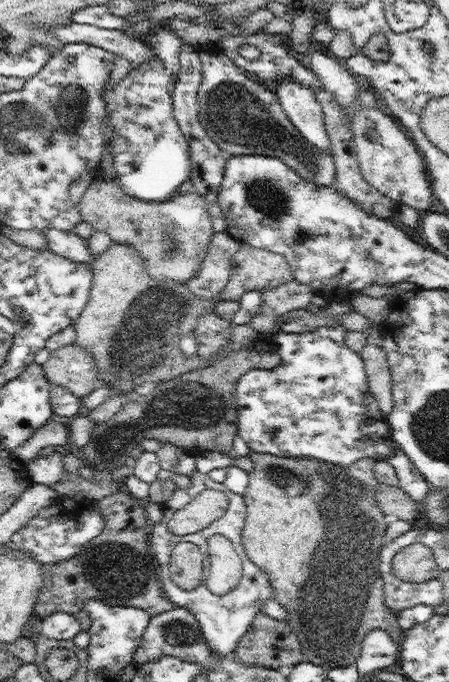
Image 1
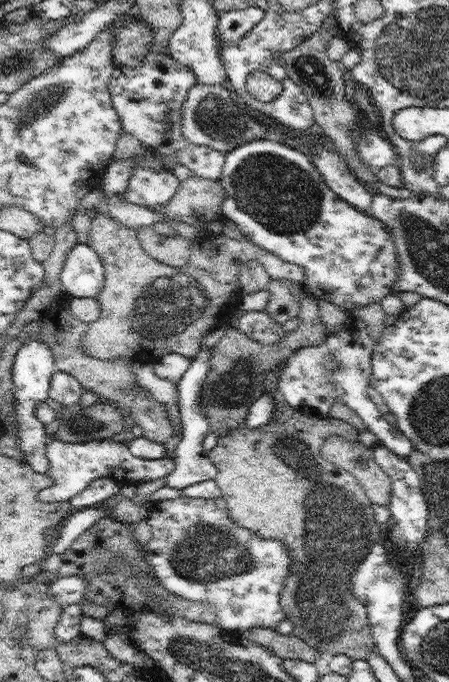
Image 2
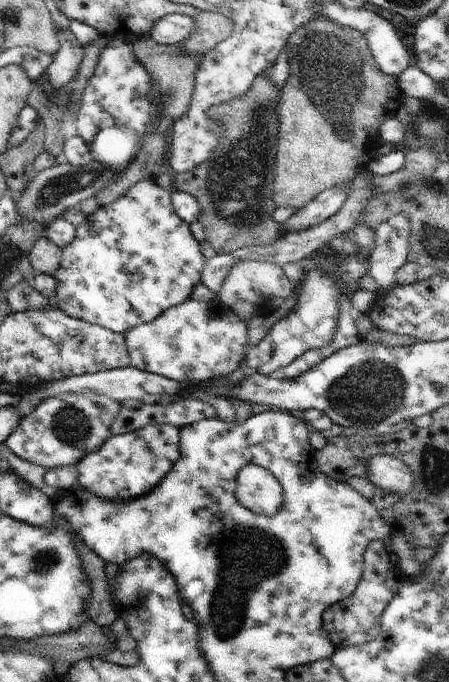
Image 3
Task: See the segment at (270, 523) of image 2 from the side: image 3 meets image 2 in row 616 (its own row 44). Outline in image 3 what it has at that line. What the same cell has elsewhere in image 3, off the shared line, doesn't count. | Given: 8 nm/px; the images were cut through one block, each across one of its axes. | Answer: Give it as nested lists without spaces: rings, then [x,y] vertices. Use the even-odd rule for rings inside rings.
[[[314,18],[312,22],[300,26],[300,28],[288,38],[285,49],[289,56],[288,65],[290,66],[290,77],[281,87],[278,100],[278,147],[274,166],[275,180],[272,188],[272,200],[274,200],[276,207],[294,206],[294,208],[302,209],[328,188],[338,186],[338,184],[344,184],[346,180],[352,180],[352,178],[355,178],[359,173],[365,172],[368,169],[369,163],[379,156],[379,149],[383,146],[378,128],[380,128],[386,120],[396,118],[402,98],[397,86],[397,78],[384,74],[384,72],[378,68],[378,64],[376,64],[376,60],[374,60],[370,52],[366,38],[364,38],[360,32],[352,30],[352,28],[338,26],[338,24],[330,22],[330,20],[324,22],[324,20],[320,20],[320,18]]]

